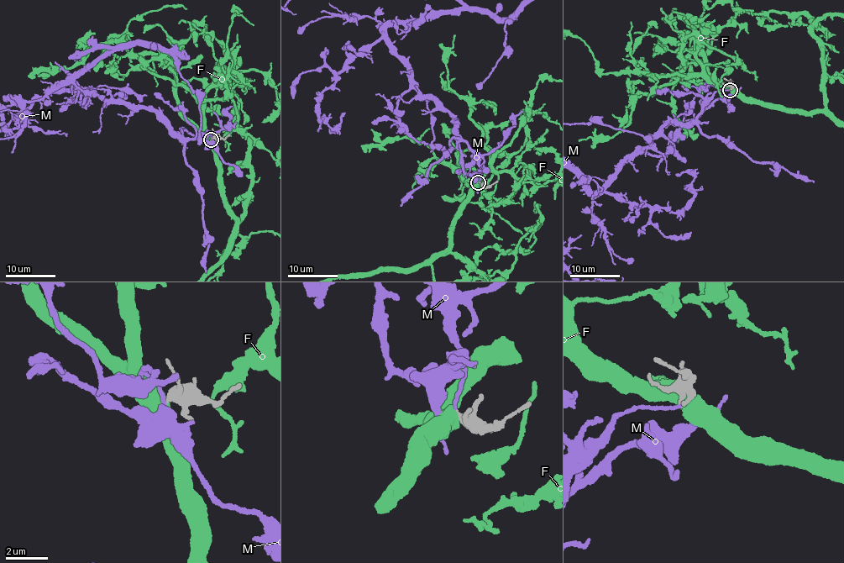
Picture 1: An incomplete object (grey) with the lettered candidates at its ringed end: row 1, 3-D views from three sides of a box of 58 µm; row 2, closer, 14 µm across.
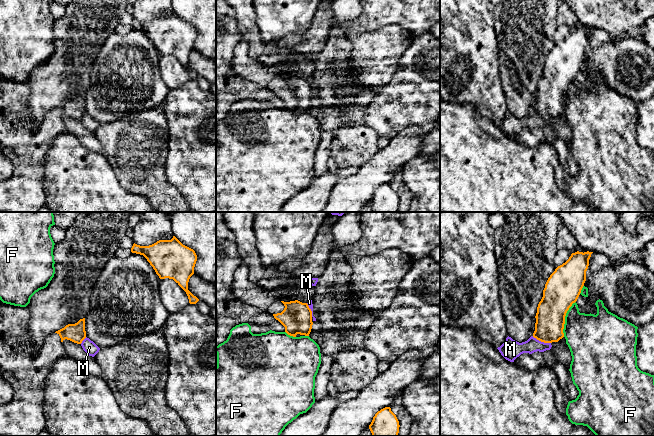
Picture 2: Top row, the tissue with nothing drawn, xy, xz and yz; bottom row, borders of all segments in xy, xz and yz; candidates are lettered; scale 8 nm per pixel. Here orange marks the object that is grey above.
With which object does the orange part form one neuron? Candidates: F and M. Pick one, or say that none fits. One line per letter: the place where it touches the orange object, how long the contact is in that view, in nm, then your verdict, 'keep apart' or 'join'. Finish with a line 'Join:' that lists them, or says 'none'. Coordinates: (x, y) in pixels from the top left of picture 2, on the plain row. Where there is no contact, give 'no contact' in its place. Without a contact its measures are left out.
F: contact yz (564, 95); length 300 nm; keep apart
M: contact yz (541, 117); length 160 nm; keep apart
Join: none

